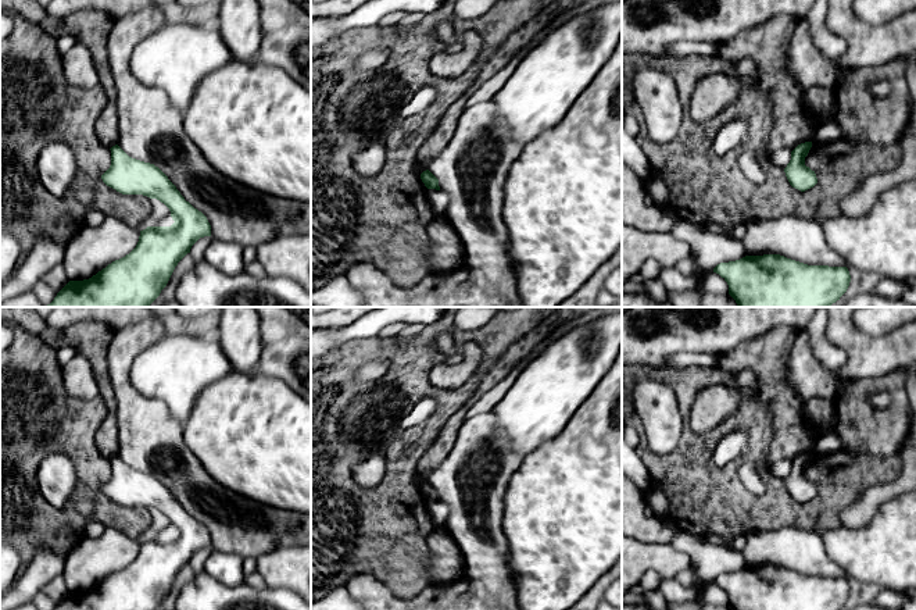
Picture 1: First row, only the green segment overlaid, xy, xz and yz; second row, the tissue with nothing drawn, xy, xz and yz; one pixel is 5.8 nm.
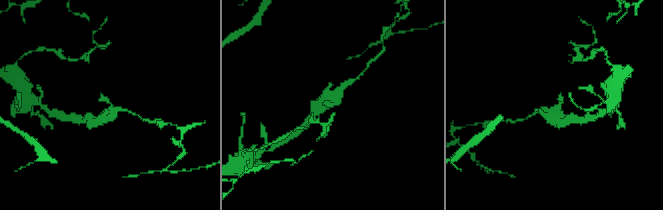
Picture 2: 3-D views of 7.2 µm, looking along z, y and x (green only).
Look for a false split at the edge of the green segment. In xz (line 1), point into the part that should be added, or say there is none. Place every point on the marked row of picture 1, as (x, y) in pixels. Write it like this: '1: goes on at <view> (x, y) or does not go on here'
1: does not go on here

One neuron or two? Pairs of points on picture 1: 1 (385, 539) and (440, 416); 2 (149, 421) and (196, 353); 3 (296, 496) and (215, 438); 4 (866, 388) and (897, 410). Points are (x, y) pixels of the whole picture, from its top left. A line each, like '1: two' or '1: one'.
1: one
2: two
3: one
4: one

